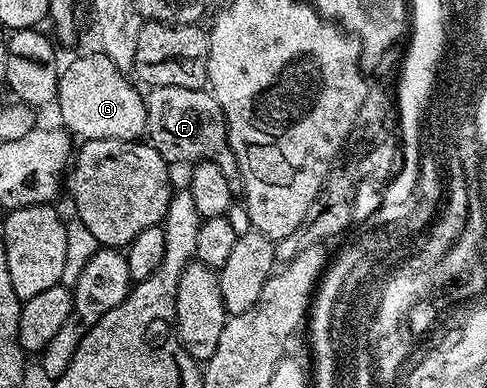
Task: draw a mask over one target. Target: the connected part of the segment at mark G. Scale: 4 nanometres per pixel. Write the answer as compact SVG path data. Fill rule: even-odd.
M99 52L84 54L81 58L74 59L65 70L63 67L59 71L59 76L54 106L55 109L60 109L60 118L64 121L61 122L63 129L69 134L80 140L126 140L127 142L135 142L145 137L145 95L139 94L132 87L133 79L125 71L114 68L114 64L110 64L105 54Z

